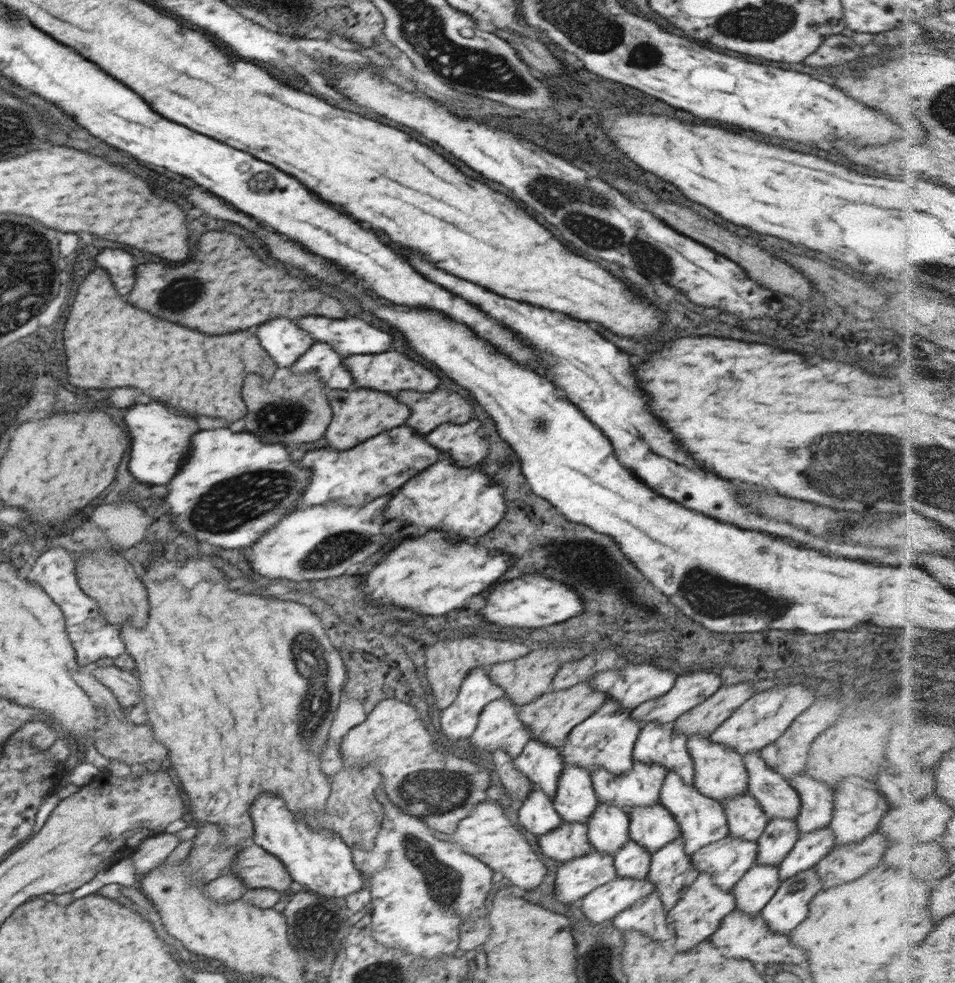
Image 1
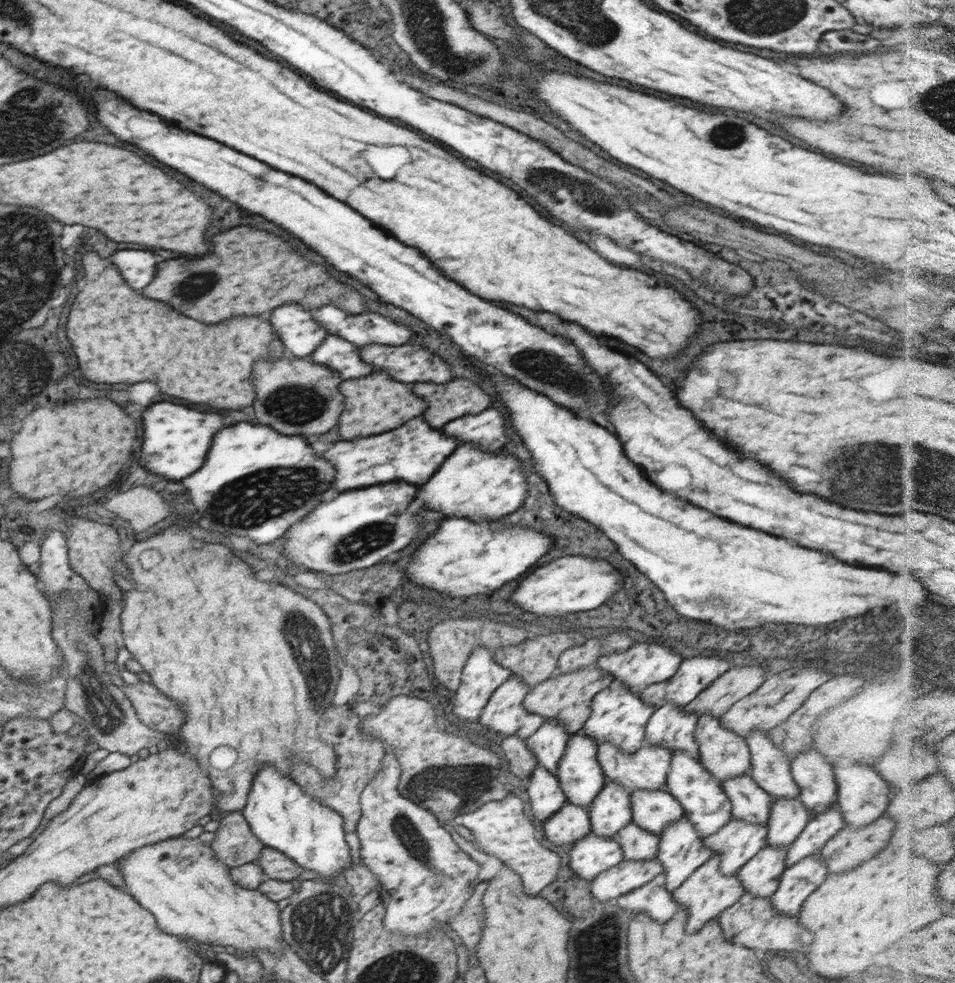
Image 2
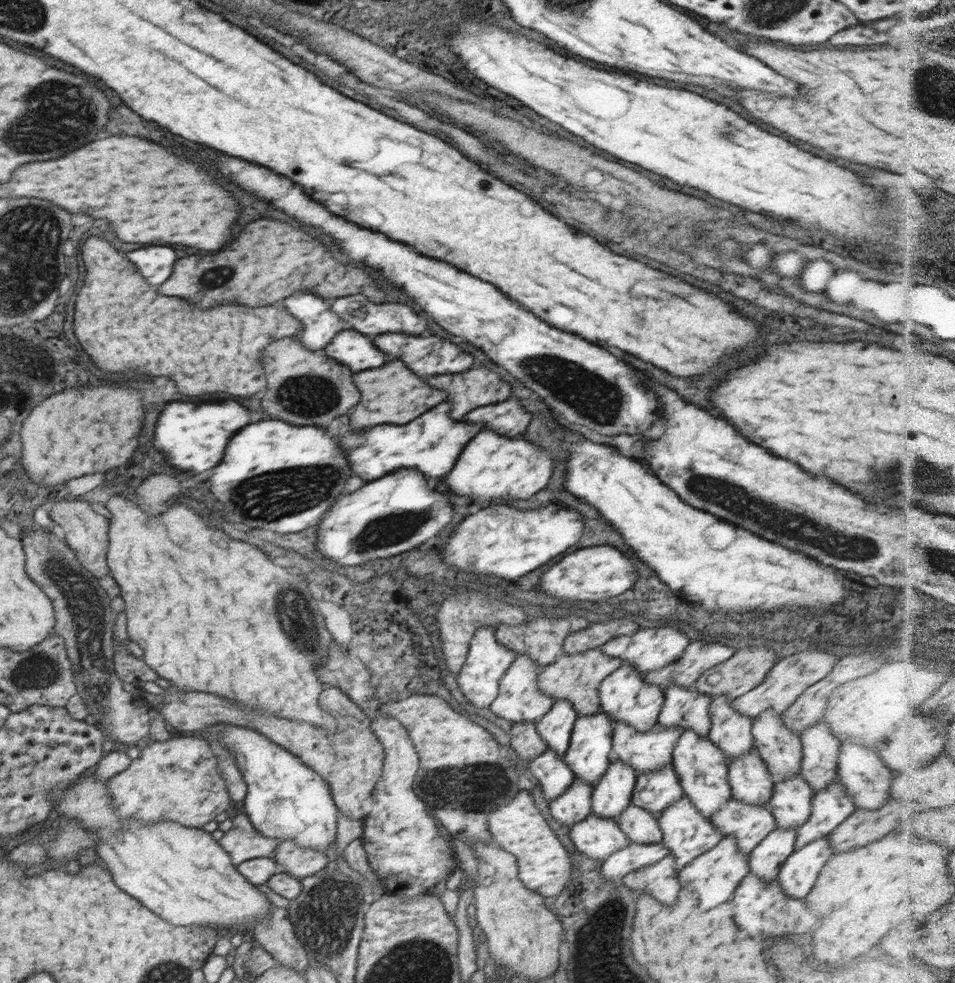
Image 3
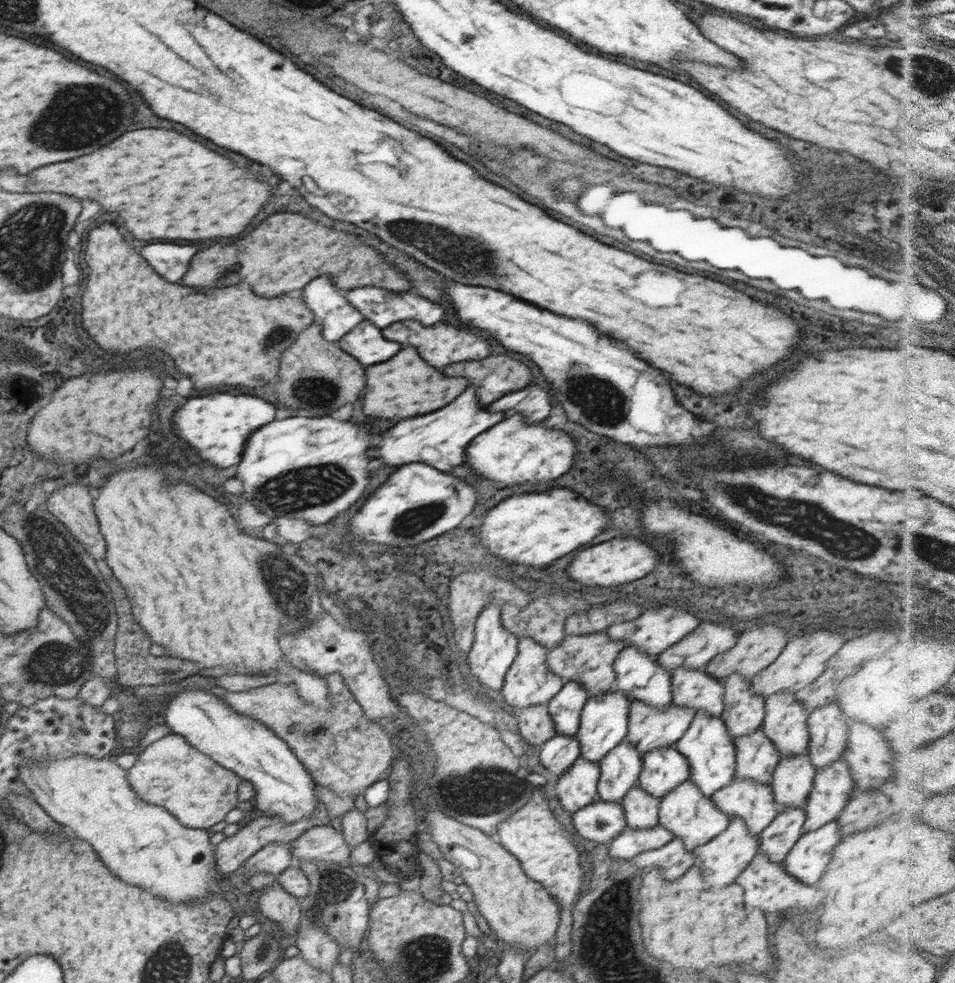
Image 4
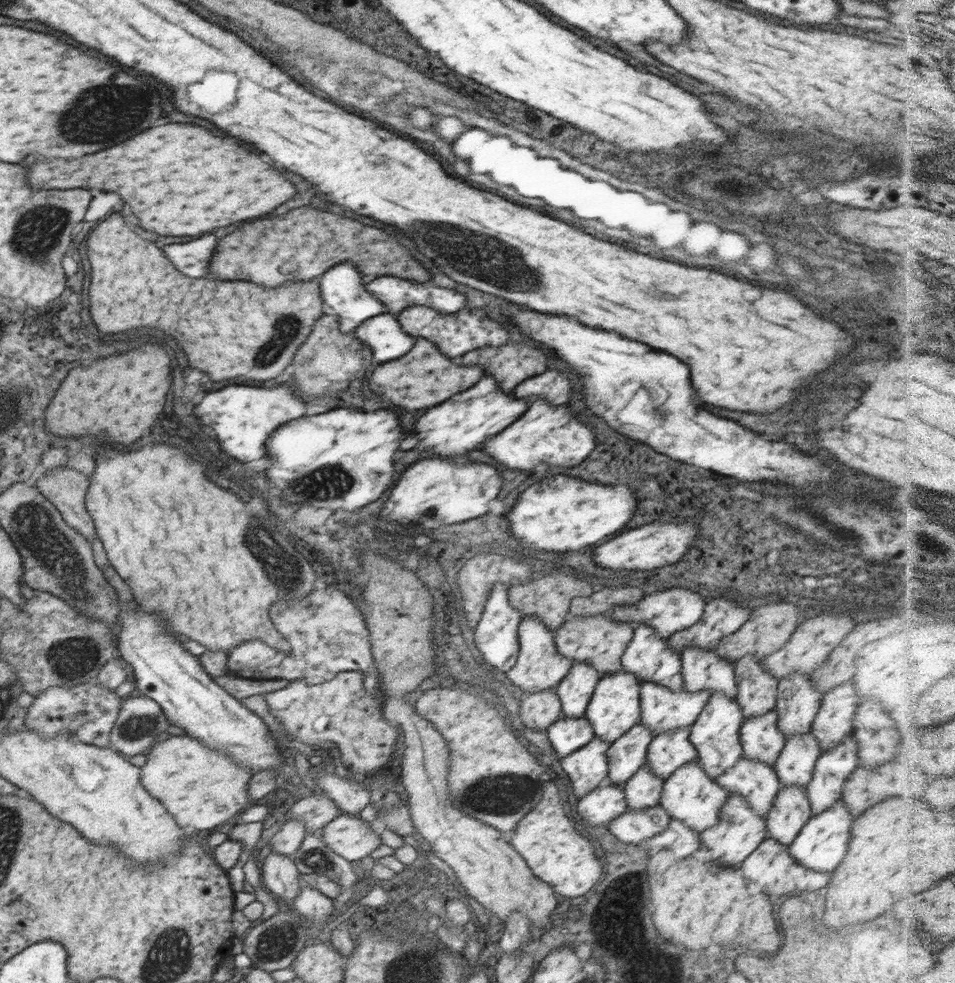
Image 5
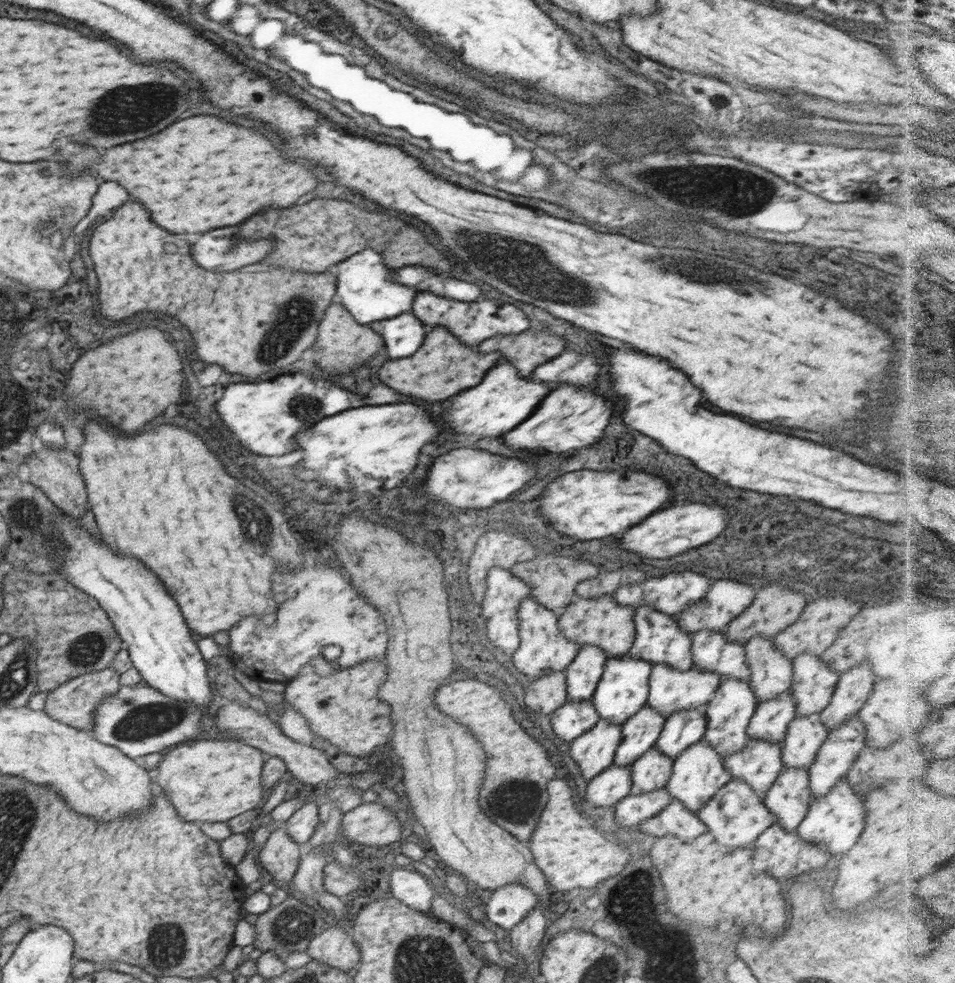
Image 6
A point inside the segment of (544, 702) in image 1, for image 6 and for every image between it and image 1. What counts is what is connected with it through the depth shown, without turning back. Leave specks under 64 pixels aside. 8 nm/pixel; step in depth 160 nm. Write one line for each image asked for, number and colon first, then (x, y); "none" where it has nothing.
2: (567, 698)
3: (576, 678)
4: (587, 658)
5: (598, 641)
6: (602, 622)

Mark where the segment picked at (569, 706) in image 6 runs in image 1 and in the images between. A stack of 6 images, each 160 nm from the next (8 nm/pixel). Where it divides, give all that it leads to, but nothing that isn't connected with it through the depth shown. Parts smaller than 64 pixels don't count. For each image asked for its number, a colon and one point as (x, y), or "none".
1: (537, 814)
2: (546, 797)
3: (553, 774)
4: (557, 755)
5: (566, 735)

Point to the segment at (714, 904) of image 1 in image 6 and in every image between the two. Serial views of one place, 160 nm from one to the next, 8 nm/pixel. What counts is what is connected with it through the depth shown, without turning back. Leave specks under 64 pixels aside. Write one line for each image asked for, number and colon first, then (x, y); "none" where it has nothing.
2: (707, 892)
3: (718, 872)
4: (723, 858)
5: (740, 831)
6: (736, 815)

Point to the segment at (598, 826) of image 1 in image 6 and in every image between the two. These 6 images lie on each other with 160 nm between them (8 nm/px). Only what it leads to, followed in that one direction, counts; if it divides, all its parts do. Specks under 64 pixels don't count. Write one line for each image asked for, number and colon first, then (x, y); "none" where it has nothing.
2: (610, 811)
3: (612, 795)
4: (620, 768)
5: (625, 756)
6: (640, 733)

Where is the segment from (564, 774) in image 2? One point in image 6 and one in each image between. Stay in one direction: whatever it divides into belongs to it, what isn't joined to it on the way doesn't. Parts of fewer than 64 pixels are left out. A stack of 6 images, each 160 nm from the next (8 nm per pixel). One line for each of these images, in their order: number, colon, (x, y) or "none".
3: (587, 756)
4: (604, 719)
5: (614, 708)
6: (623, 689)

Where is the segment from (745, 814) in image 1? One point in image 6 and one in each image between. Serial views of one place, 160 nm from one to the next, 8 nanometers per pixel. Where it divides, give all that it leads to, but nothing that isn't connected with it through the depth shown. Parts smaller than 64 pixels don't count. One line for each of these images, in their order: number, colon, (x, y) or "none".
2: (749, 802)
3: (750, 782)
4: (756, 757)
5: (760, 739)
6: (771, 719)

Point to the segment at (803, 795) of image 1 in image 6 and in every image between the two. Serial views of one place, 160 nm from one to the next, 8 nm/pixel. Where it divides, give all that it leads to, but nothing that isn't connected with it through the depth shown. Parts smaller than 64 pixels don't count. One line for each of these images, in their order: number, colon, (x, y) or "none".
2: (814, 776)
3: (820, 749)
4: (828, 729)
5: (833, 722)
6: (854, 686)

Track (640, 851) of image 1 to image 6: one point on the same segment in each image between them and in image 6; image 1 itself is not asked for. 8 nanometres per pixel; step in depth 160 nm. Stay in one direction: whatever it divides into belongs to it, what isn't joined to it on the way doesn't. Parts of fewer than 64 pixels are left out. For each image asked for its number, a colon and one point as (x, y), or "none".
2: (637, 844)
3: (641, 826)
4: (641, 809)
5: (643, 790)
6: (652, 770)

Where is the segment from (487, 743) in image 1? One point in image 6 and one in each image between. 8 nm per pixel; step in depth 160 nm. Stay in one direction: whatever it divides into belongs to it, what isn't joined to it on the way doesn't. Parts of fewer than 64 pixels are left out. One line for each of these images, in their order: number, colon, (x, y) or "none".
2: (504, 713)
3: (519, 699)
4: (529, 681)
5: (538, 667)
6: (542, 649)

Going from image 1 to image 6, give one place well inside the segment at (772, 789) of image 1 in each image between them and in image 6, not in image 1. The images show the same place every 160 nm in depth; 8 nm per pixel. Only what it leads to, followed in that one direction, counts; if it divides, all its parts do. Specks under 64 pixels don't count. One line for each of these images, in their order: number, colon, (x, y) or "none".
2: (770, 768)
3: (781, 750)
4: (785, 721)
5: (797, 702)
6: (813, 682)

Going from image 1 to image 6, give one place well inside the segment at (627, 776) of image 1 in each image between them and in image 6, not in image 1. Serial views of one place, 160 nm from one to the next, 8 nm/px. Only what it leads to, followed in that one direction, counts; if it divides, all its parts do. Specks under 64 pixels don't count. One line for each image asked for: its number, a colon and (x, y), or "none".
2: (646, 769)
3: (650, 750)
4: (648, 728)
5: (662, 710)
6: (670, 690)

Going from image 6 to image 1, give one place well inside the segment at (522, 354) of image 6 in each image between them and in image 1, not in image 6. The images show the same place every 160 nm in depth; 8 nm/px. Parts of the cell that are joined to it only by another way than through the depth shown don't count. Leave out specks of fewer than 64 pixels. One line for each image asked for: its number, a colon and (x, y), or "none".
1: (428, 410)
2: (453, 399)
3: (474, 388)
4: (495, 376)
5: (510, 364)

